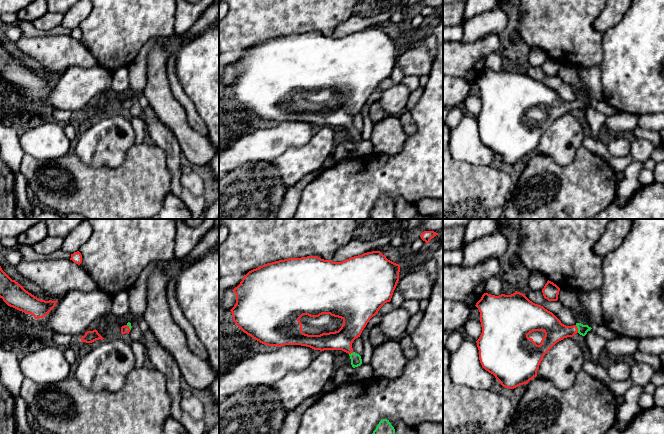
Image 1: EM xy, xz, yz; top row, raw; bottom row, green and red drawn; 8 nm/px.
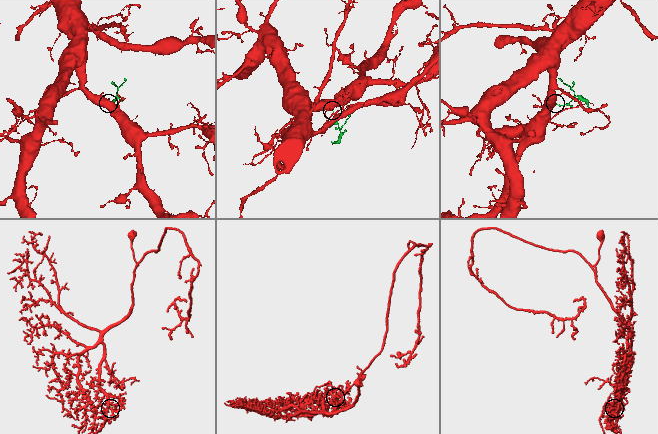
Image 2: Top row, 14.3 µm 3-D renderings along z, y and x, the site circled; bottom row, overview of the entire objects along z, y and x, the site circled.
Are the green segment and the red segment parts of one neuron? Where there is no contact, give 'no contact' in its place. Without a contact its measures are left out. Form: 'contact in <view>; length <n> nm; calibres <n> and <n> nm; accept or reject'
contact in yz; length 70 nm; calibres 80 and 170 nm; accept

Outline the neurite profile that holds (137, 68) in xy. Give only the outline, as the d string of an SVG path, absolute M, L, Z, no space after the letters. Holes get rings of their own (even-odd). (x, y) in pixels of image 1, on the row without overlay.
M175 35L170 37L155 37L146 42L136 58L129 64L129 92L131 95L140 96L147 84L148 53L157 44L169 47L175 40Z

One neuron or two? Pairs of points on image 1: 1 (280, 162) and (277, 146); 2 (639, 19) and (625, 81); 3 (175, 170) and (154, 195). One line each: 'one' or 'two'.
1: two
2: one
3: two

